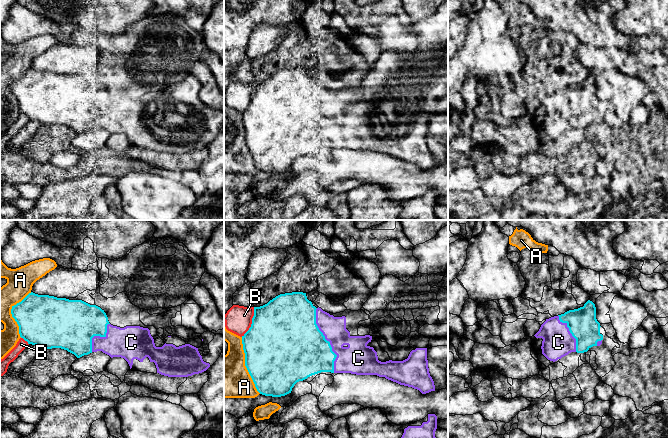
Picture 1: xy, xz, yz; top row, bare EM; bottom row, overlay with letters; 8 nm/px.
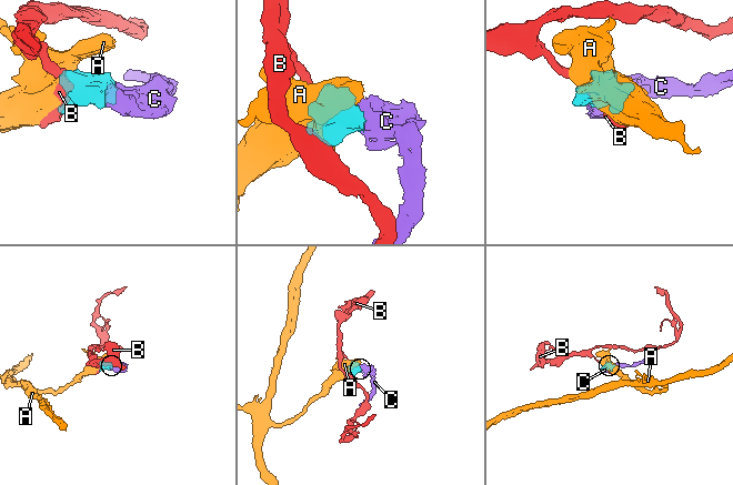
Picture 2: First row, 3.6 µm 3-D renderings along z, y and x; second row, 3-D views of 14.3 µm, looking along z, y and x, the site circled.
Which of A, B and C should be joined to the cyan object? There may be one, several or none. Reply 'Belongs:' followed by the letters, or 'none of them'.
Belongs: C

